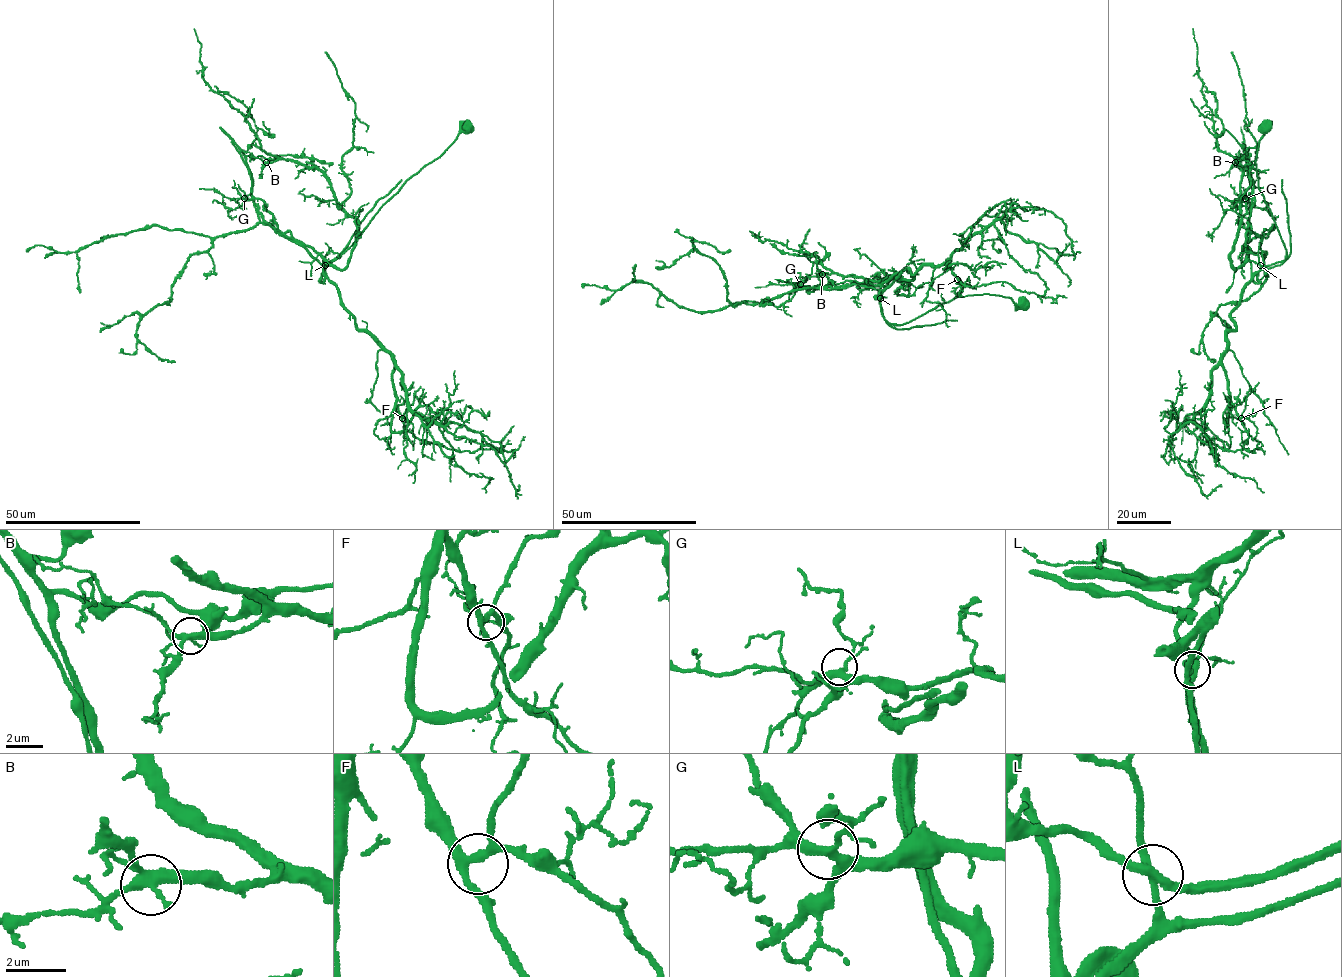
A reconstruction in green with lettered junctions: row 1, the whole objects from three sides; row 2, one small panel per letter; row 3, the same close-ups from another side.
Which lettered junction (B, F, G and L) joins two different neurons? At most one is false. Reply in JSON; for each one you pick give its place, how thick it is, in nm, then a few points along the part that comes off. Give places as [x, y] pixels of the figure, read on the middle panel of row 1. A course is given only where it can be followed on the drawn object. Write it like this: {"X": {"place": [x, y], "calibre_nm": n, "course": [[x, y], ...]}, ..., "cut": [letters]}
{"L": {"place": [880, 298], "calibre_nm": 320, "course": [[880, 298], [880, 287], [895, 274], [906, 269], [913, 276], [841, 276], [817, 256], [762, 241], [749, 231]]}, "cut": ["L"]}

